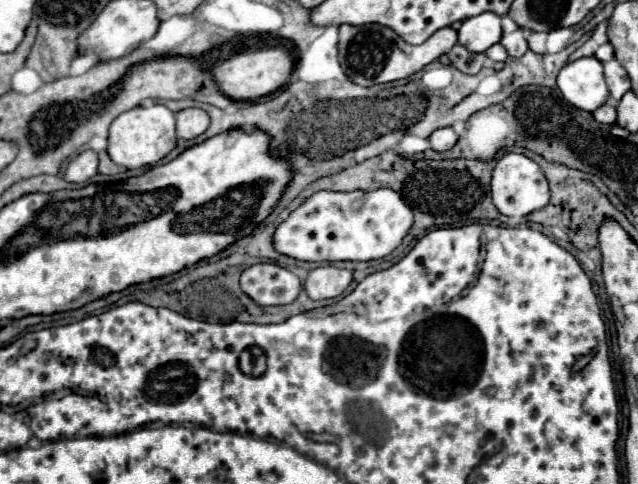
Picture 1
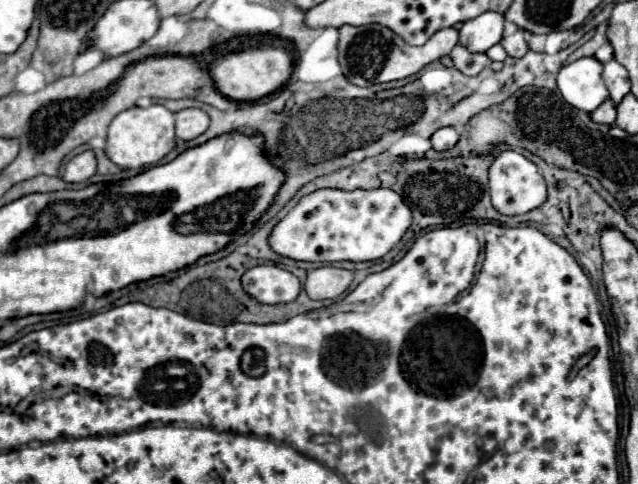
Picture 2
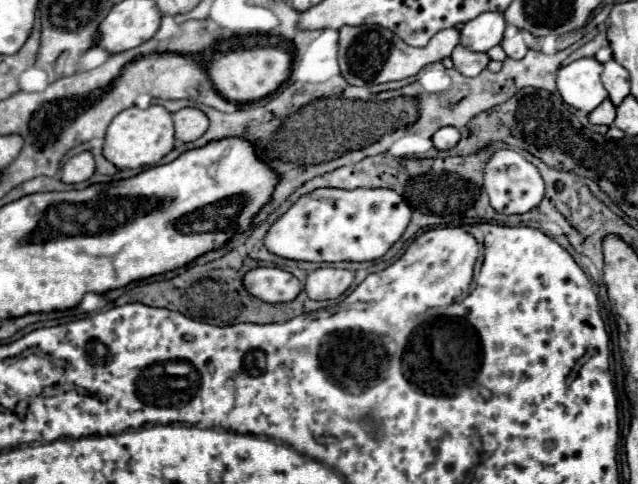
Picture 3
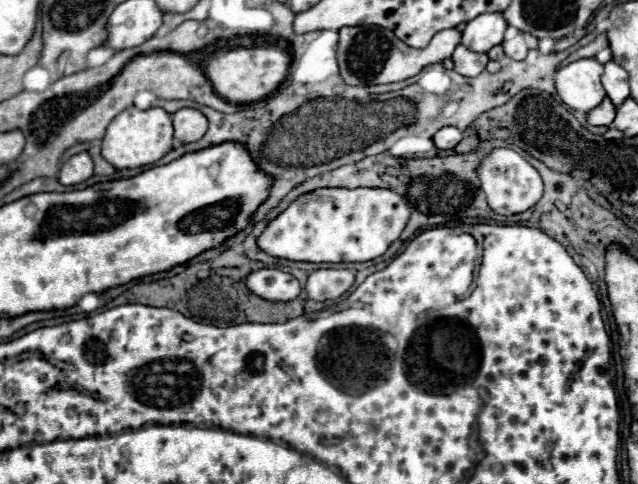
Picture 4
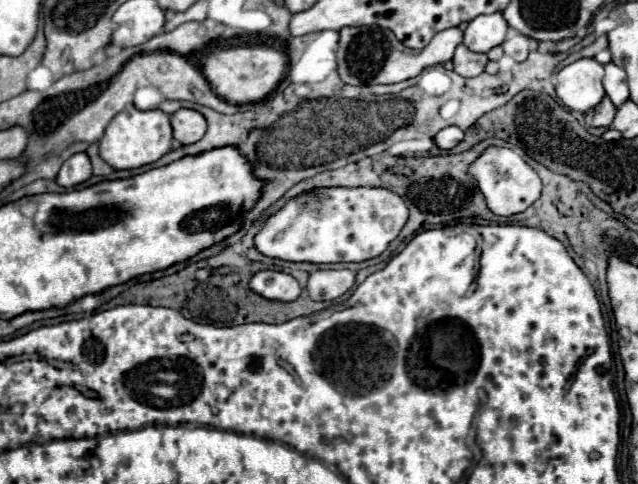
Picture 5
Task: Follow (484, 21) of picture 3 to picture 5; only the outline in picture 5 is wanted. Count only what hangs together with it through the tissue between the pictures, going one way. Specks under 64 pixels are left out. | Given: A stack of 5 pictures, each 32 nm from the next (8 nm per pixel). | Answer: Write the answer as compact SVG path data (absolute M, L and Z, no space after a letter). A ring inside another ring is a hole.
M500 12L478 16L464 30L464 44L472 52L488 52L504 42L506 32L508 24Z

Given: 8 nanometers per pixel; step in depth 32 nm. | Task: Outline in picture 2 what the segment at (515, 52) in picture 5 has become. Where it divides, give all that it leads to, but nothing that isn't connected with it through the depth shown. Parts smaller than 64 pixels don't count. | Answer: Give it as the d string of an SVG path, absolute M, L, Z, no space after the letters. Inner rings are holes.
M520 32L514 34L514 36L504 36L500 44L502 44L502 48L506 50L506 54L512 56L512 58L520 58L520 56L524 56L524 54L528 52L528 44L526 44L526 40L522 38Z

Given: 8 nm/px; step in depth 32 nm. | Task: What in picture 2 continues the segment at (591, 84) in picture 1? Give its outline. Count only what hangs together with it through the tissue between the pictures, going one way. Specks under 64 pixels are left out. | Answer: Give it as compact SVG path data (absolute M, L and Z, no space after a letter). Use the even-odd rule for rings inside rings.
M580 58L562 66L558 72L558 90L570 106L584 112L596 110L608 98L602 82L602 64L596 58Z

